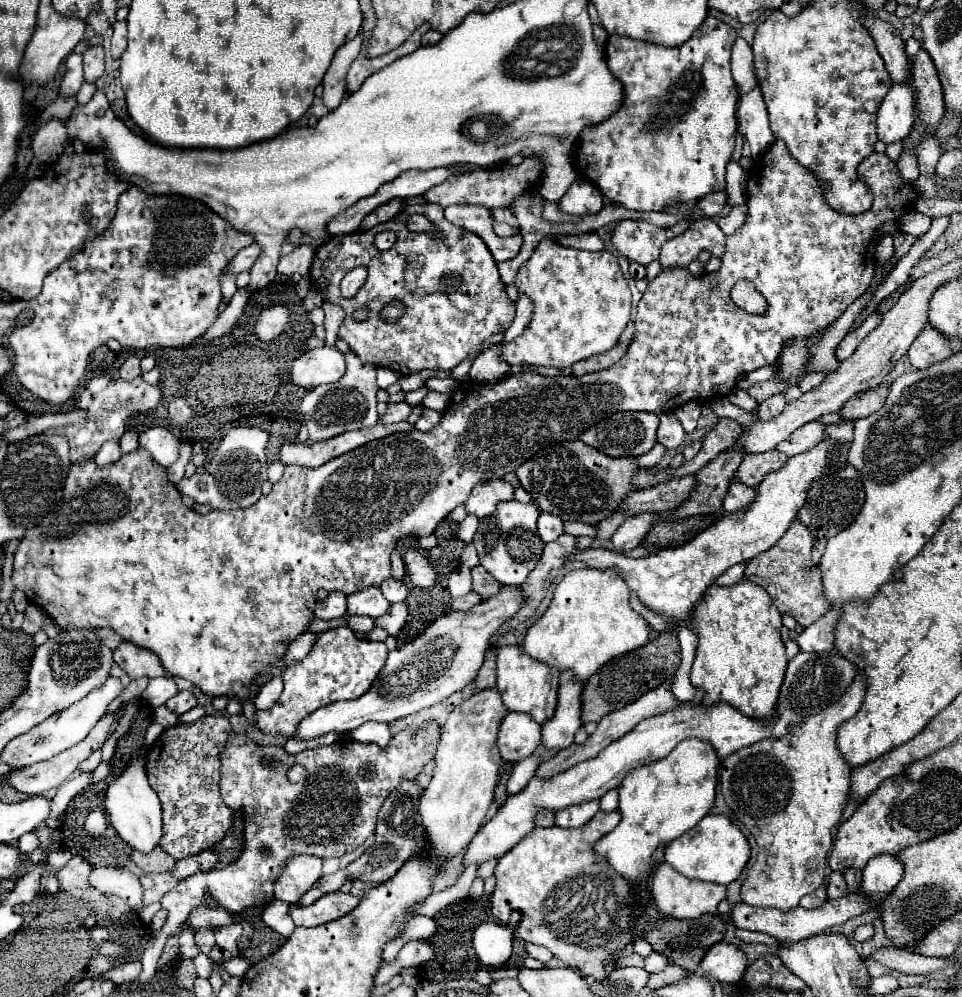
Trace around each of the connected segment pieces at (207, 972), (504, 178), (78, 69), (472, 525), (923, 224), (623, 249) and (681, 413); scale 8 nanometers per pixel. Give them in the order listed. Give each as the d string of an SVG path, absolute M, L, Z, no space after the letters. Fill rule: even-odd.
M200 953L193 959L193 964L198 977L206 979L210 977L212 972L212 961L207 955Z
M526 157L520 165L510 165L510 163L502 163L498 167L490 167L490 169L474 169L462 177L452 177L436 187L432 187L430 191L424 193L424 197L428 199L428 203L436 203L440 207L448 207L448 205L484 205L490 211L504 207L508 209L514 199L518 199L518 195L524 193L524 189L530 183L518 181L518 179L540 179L542 175L542 163L538 157Z
M70 53L66 59L66 75L60 83L60 93L62 95L76 95L80 85L84 83L84 73L82 73L82 55L80 53Z
M468 515L462 523L460 523L460 529L458 529L458 537L464 541L464 543L470 543L474 533L476 533L476 525L478 525L478 517L474 515Z
M910 211L902 217L900 221L900 229L904 233L912 233L912 235L924 235L928 229L930 229L930 221L926 215L920 215L916 211Z
M620 221L612 231L612 245L632 263L648 267L658 259L664 241L686 231L690 221L678 221L672 227L656 227L644 221Z
M688 401L688 403L684 403L682 407L678 407L678 409L674 409L674 415L678 417L678 421L682 423L682 427L688 431L688 433L692 433L694 429L696 429L696 419L698 419L698 415L700 415L700 403L698 401Z

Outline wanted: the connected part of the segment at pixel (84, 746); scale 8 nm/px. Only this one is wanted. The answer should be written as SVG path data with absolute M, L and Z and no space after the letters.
M114 711L114 713L106 713L106 715L98 721L98 725L90 731L90 735L88 735L84 741L80 741L78 745L74 745L74 747L70 747L70 749L54 755L52 759L34 763L34 765L24 767L24 769L18 769L18 771L10 771L10 773L8 773L8 779L6 779L8 785L14 787L14 789L20 791L20 793L26 793L26 795L40 795L40 793L44 793L44 791L48 791L48 789L58 789L58 787L66 781L66 777L72 775L74 769L78 769L78 765L80 765L82 761L86 761L96 749L100 749L100 747L104 745L104 741L108 739L108 733L110 733L110 729L112 729L112 725L114 725L114 721L116 721L116 715L118 715L116 711Z

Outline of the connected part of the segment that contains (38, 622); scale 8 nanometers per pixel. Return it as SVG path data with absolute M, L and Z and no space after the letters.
M32 603L32 605L26 609L26 619L24 619L24 623L22 623L22 631L24 631L24 633L30 633L30 635L38 633L38 631L42 629L42 623L44 623L46 617L48 617L46 611L42 611L38 605Z

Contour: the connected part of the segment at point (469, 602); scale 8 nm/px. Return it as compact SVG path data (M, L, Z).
M470 591L470 593L466 593L464 597L456 599L456 601L452 603L452 609L472 609L474 605L480 603L480 599L482 599L482 597L478 597L476 591Z

